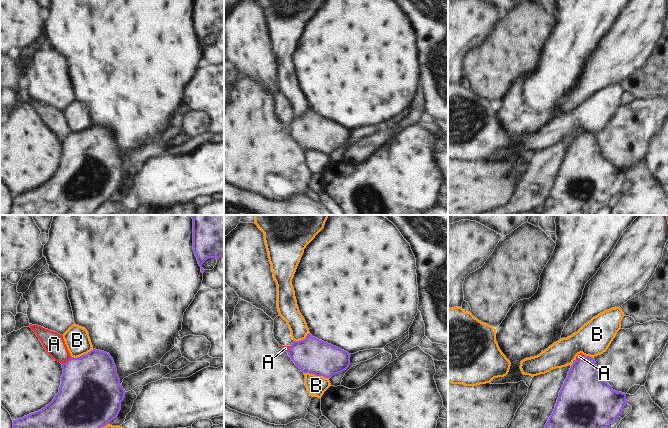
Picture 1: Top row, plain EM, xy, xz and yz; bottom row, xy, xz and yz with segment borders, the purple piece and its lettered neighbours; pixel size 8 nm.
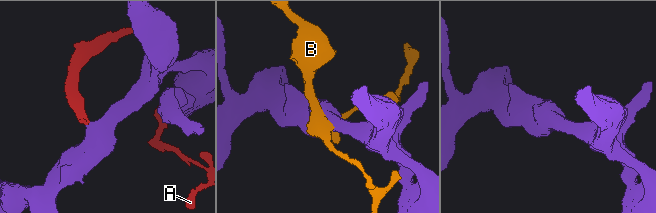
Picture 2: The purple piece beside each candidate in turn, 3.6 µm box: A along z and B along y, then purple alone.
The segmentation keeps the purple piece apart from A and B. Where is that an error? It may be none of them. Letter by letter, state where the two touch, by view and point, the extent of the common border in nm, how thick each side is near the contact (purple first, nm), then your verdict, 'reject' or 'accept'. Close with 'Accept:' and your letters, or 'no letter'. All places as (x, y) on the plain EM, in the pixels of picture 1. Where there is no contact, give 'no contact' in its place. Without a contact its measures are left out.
A: contact xy (67, 137); length 100 nm; calibres 460 and 170 nm; reject
B: contact xz (317, 151); length 220 nm; calibres 280 and 160 nm; reject
Accept: no letter

